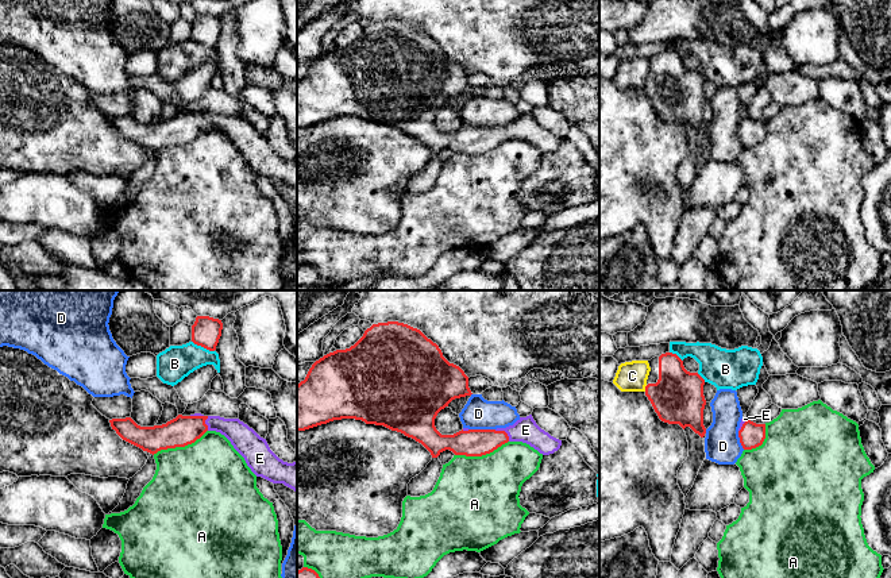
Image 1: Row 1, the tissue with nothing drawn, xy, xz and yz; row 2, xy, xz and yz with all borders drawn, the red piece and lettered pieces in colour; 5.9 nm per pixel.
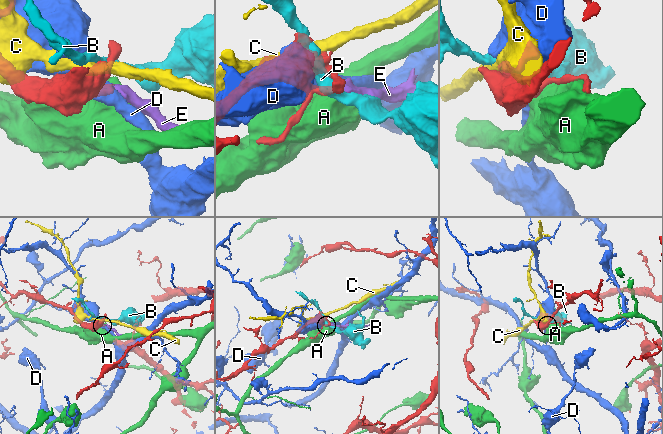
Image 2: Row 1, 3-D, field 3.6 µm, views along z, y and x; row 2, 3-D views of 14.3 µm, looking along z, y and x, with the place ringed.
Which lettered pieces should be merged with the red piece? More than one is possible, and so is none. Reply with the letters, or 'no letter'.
E

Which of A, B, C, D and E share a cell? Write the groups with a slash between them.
A / B / C / D / E

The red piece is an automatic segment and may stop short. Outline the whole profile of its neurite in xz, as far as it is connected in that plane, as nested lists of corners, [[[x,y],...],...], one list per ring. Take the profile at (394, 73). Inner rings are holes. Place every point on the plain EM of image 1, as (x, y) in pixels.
[[[398,19],[373,22],[350,46],[336,47],[316,58],[297,82],[297,128],[333,117],[355,116],[383,123],[421,140],[437,155],[450,147],[455,153],[482,154],[508,139],[522,139],[543,153],[558,149],[562,138],[541,127],[532,112],[497,127],[468,127],[441,132],[435,124],[437,111],[460,95],[471,93],[468,74],[450,61],[436,41],[420,27]]]

